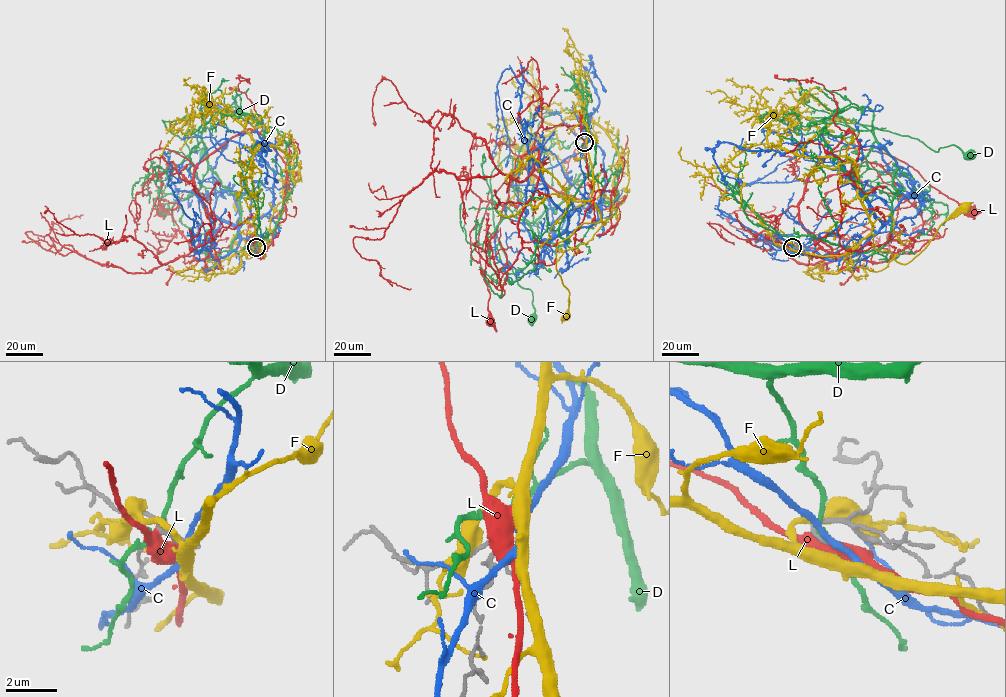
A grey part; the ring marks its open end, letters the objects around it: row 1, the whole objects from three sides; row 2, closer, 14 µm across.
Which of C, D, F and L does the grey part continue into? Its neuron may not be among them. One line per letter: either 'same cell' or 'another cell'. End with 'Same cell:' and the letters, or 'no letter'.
C: another cell
D: another cell
F: another cell
L: another cell
Same cell: no letter

